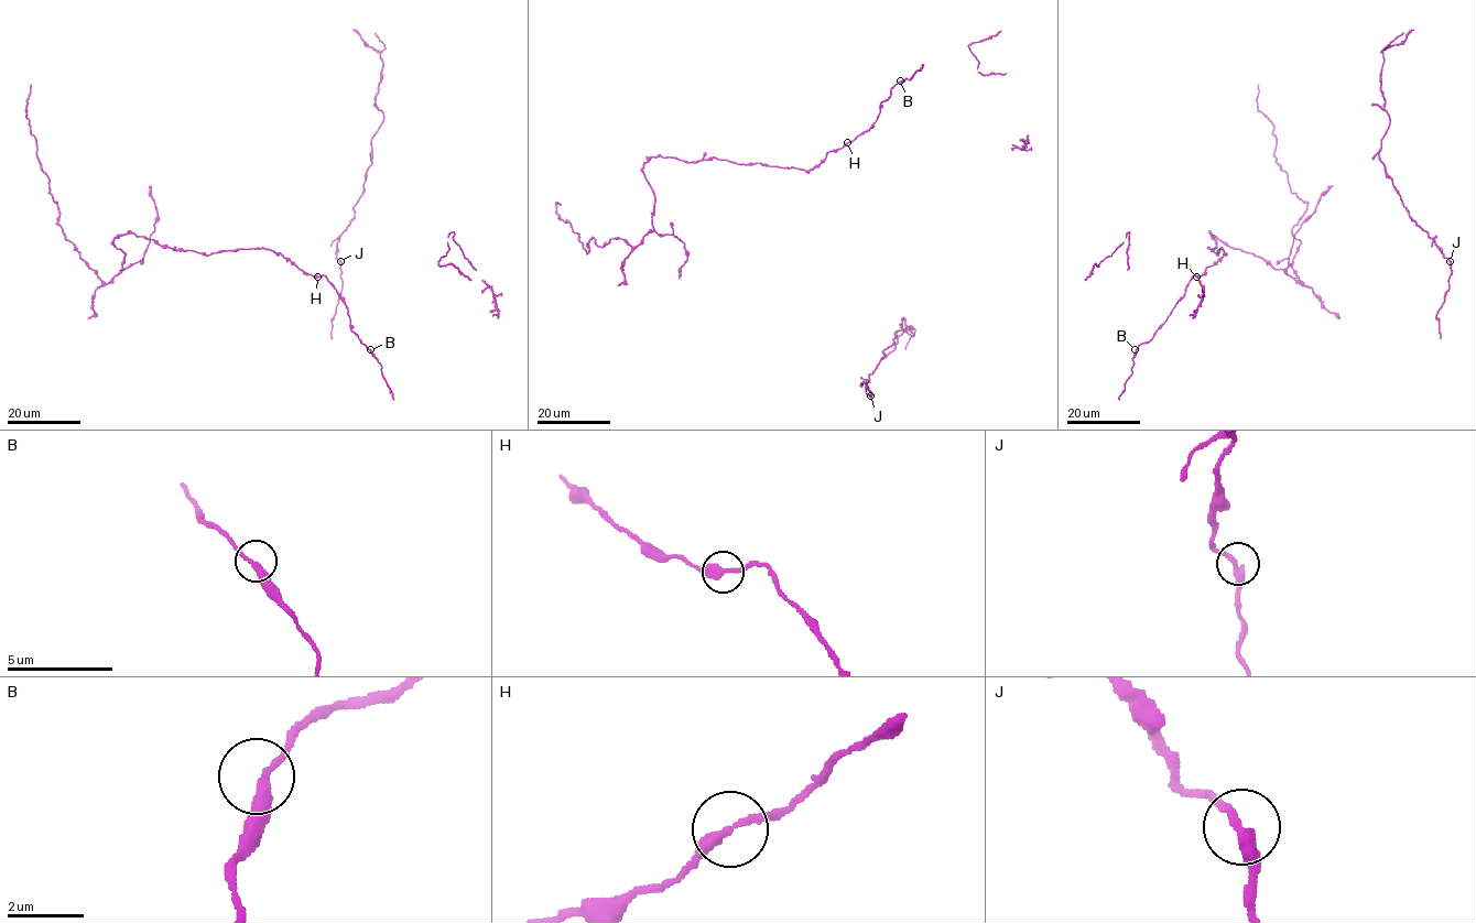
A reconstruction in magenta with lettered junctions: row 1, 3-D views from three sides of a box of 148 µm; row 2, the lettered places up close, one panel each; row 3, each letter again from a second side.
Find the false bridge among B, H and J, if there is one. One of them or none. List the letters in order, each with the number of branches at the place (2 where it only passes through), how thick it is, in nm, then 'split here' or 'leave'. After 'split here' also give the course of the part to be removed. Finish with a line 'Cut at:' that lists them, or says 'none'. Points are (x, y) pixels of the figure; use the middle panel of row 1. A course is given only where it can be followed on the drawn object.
B: 2 branches meet; 280 nm thick; leave
H: 2 branches meet; 320 nm thick; leave
J: 2 branches meet; 280 nm thick; leave
Cut at: none

